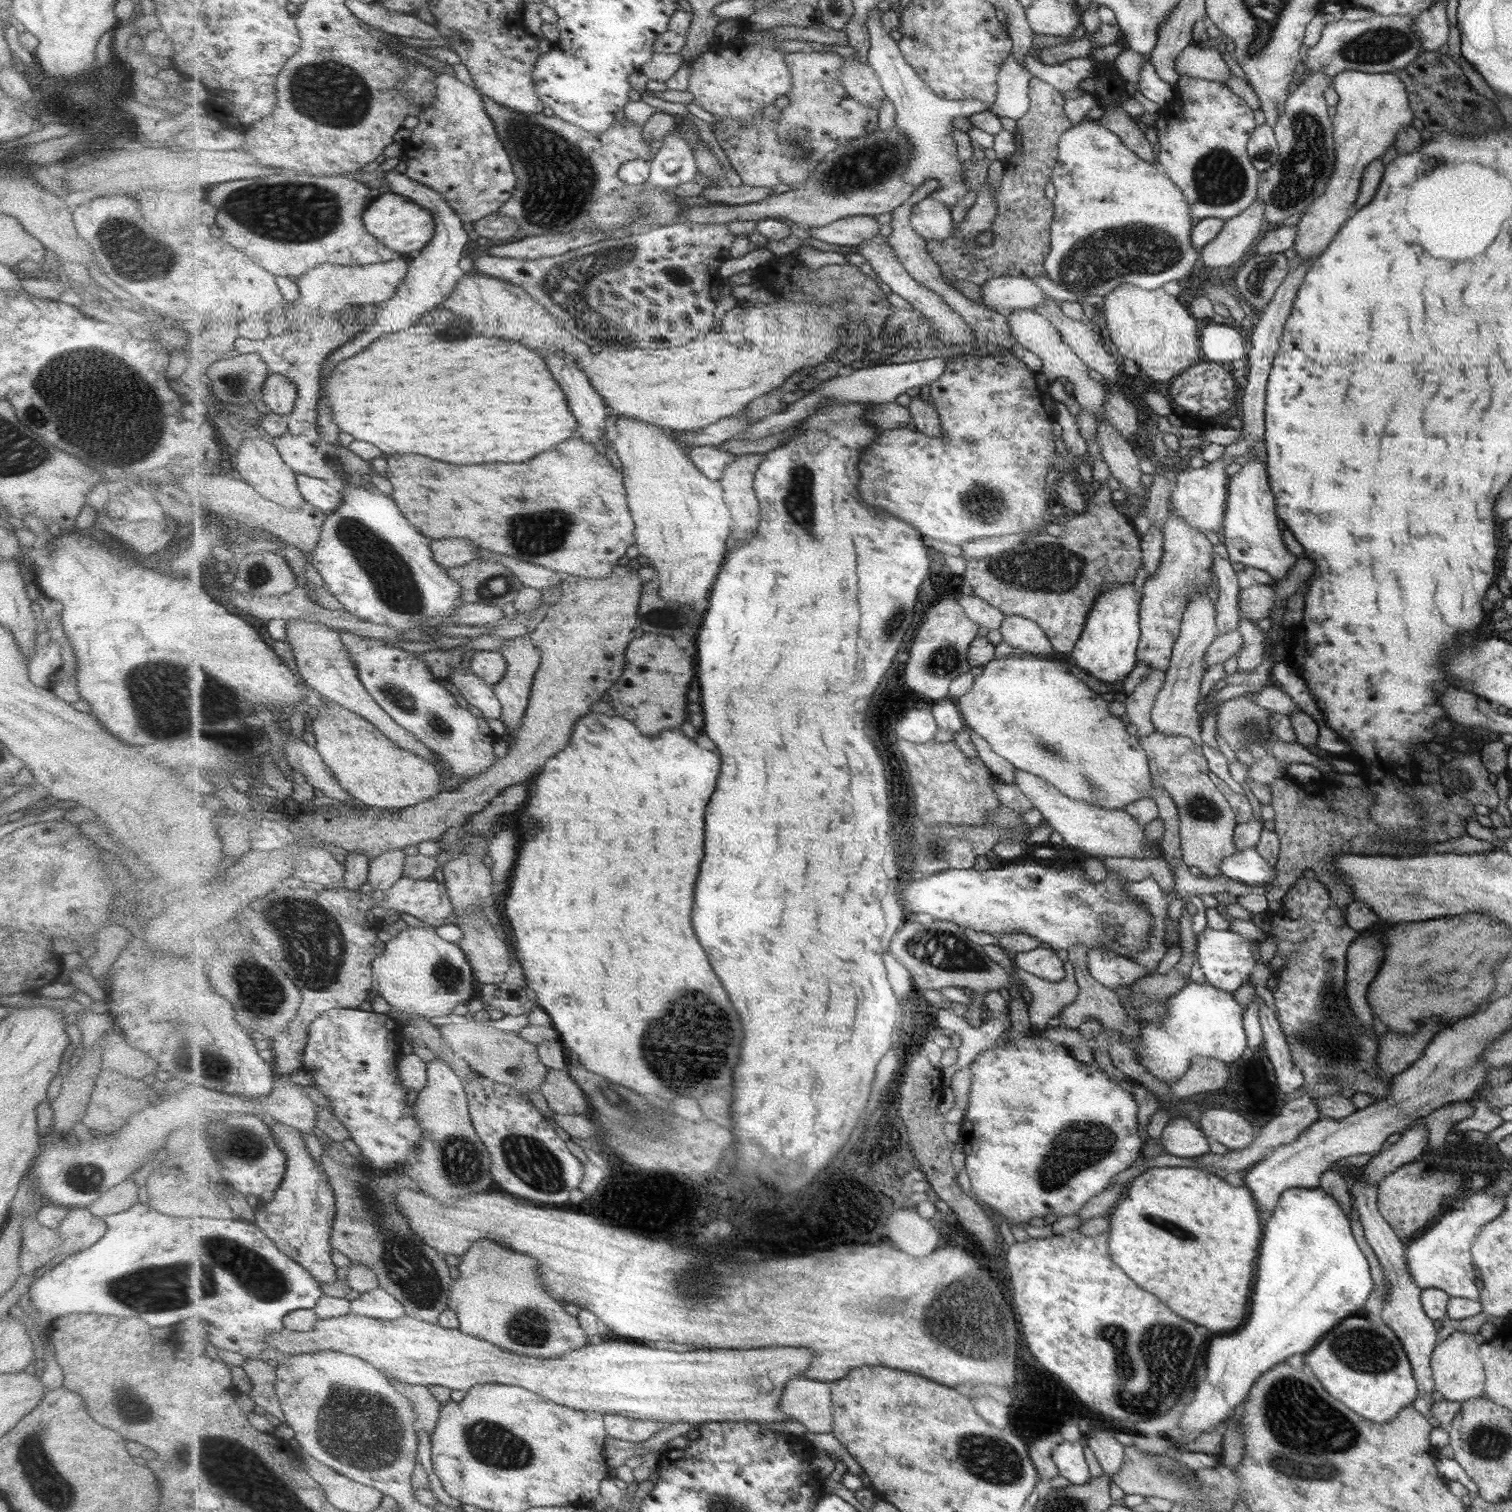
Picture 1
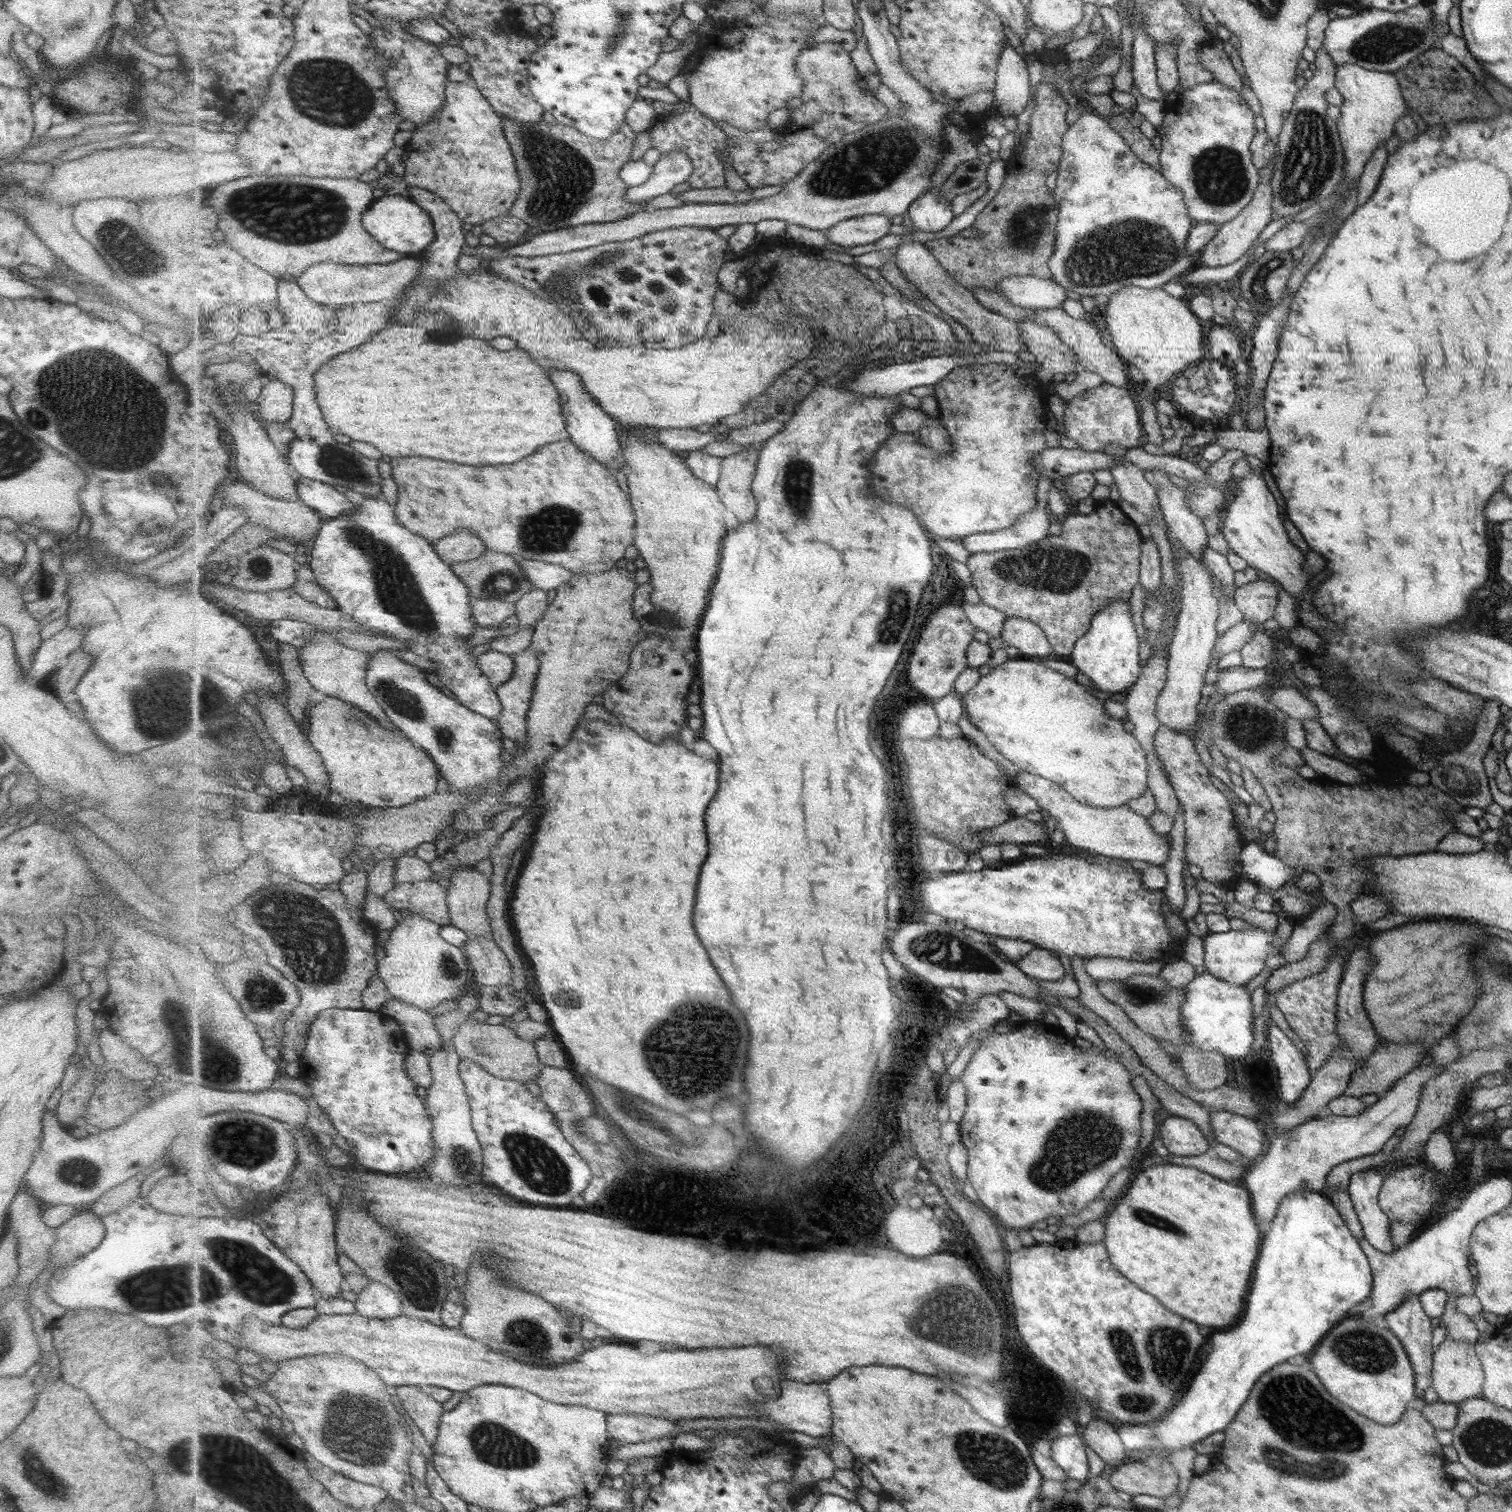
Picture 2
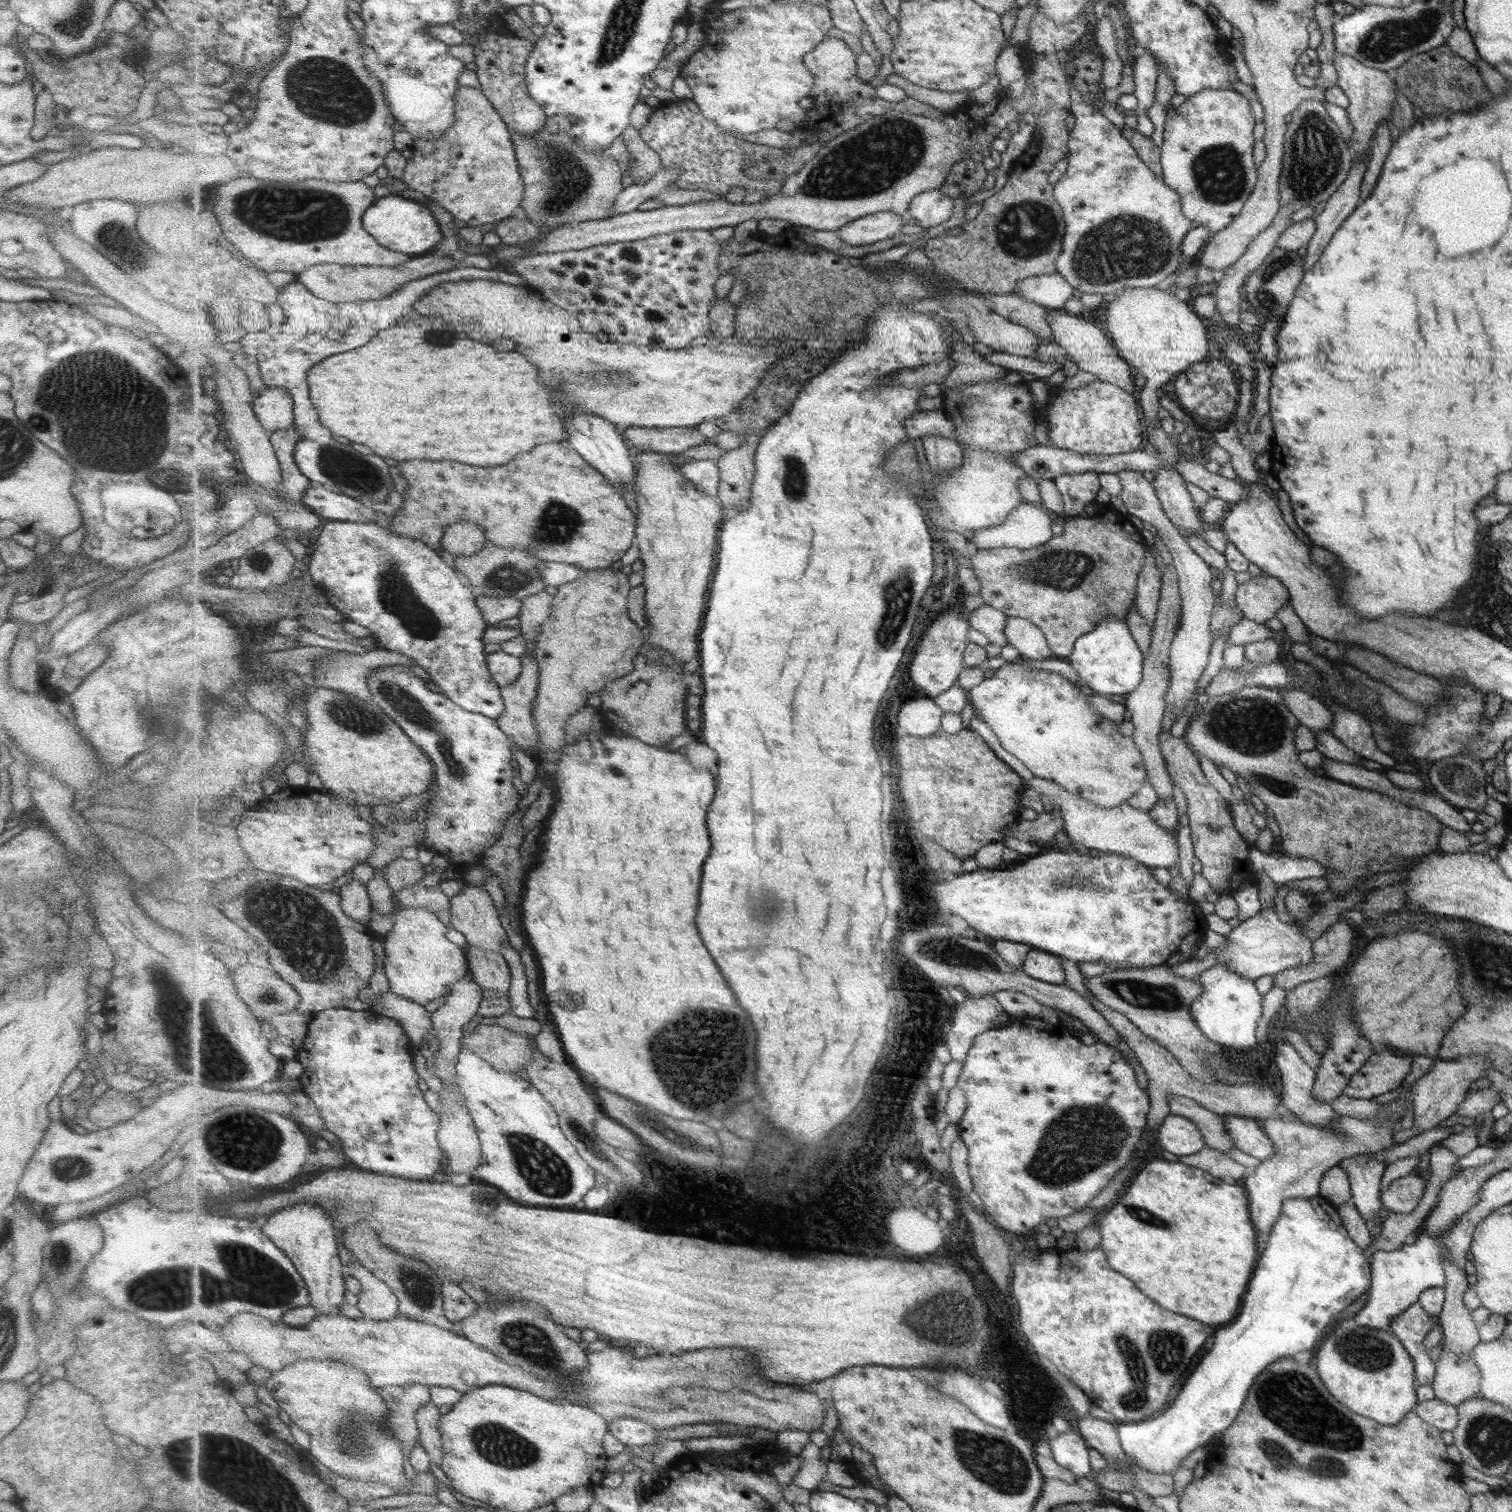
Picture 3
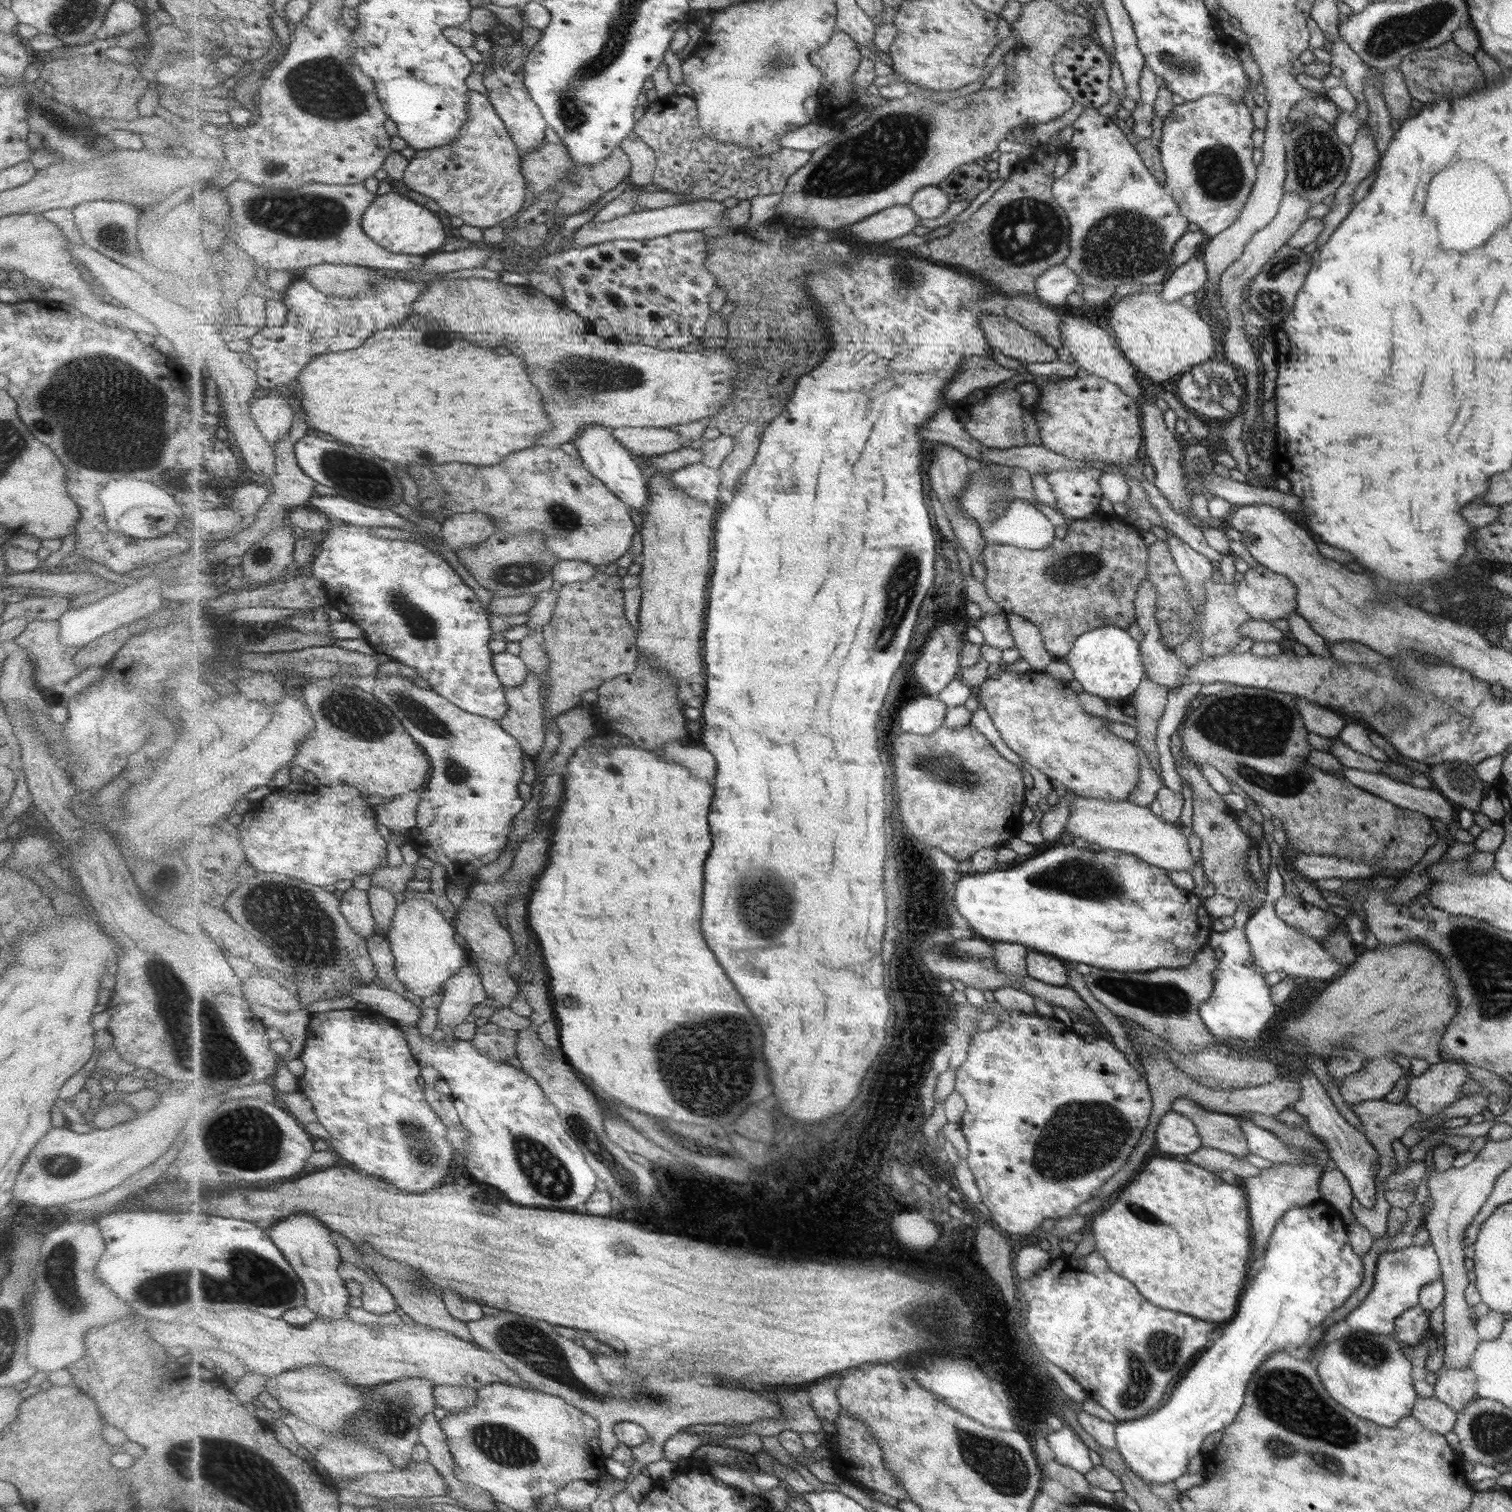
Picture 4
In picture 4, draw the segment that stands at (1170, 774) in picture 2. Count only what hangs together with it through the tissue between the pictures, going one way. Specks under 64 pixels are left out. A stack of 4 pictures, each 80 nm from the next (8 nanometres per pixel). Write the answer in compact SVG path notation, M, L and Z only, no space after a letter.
M1185 755L1174 760L1176 773L1191 789L1192 822L1191 830L1201 842L1201 866L1203 878L1215 889L1217 895L1225 896L1236 902L1238 907L1243 898L1251 898L1250 916L1262 905L1267 894L1267 878L1263 877L1257 862L1257 848L1249 836L1243 834L1235 823L1235 815L1203 778L1201 770Z

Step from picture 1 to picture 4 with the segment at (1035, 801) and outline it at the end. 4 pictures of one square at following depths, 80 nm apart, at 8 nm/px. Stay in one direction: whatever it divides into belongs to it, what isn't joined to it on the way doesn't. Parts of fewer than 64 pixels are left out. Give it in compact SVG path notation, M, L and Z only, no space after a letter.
M1075 797L1068 806L1070 808L1070 819L1065 824L1065 831L1075 838L1081 838L1089 844L1096 844L1100 849L1115 850L1124 854L1134 855L1142 859L1150 866L1159 867L1165 871L1187 871L1189 864L1193 866L1192 858L1189 858L1188 844L1185 844L1185 836L1179 834L1177 828L1170 823L1165 823L1151 814L1148 807L1135 806L1135 803L1125 801L1105 802L1096 798Z

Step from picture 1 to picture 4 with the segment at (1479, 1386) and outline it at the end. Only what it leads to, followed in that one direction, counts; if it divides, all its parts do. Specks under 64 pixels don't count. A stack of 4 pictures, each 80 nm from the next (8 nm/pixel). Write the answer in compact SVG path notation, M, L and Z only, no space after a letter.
M1441 1366L1436 1373L1438 1378L1432 1384L1433 1396L1451 1407L1458 1414L1466 1404L1476 1397L1476 1378L1471 1368L1453 1370Z

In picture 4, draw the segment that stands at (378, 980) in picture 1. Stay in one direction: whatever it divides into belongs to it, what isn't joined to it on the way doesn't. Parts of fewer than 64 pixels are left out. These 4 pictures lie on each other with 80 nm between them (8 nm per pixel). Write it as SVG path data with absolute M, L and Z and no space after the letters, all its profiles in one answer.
M415 899L398 905L390 924L388 940L395 956L395 975L415 996L442 994L444 985L469 964L466 945L455 942L455 925L431 901Z

